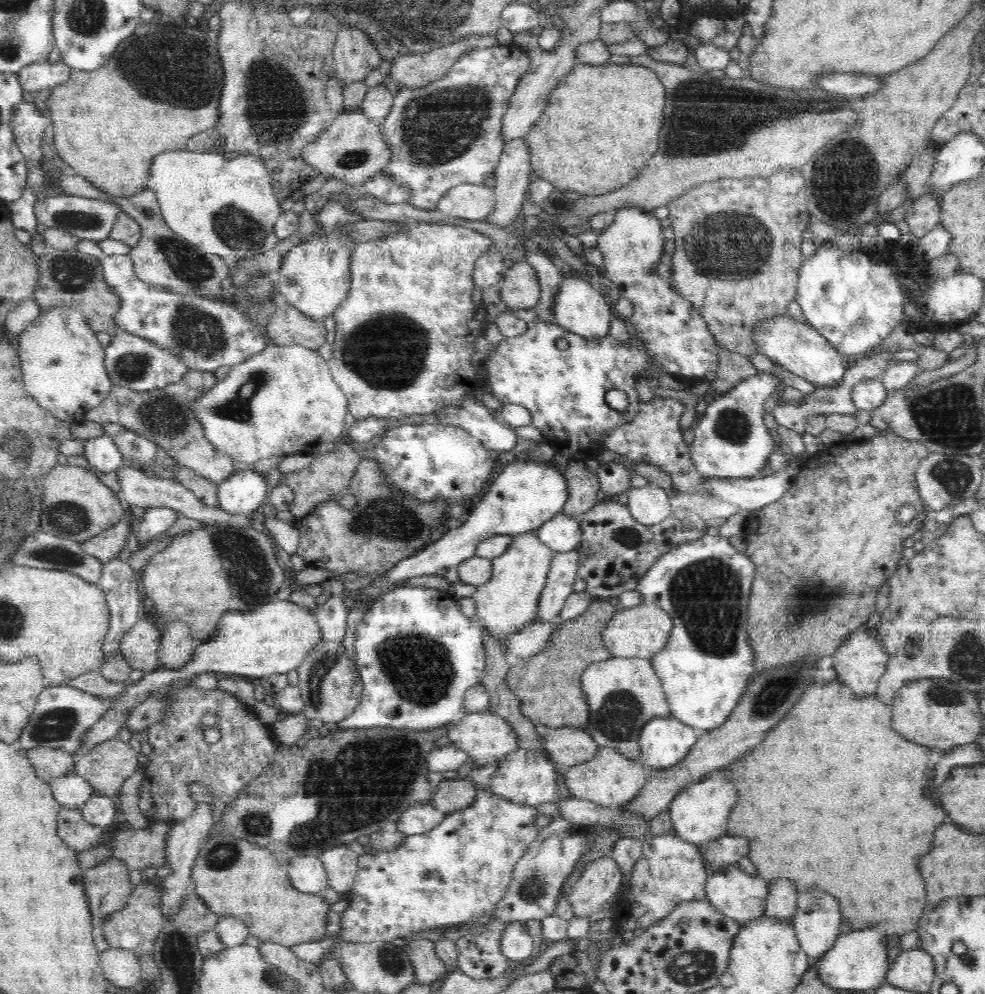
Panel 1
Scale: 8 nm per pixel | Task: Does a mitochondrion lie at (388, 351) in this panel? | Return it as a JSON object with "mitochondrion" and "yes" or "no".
{"mitochondrion":"yes"}

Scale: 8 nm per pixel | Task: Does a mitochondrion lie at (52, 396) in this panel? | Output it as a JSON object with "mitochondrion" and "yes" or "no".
{"mitochondrion":"no"}

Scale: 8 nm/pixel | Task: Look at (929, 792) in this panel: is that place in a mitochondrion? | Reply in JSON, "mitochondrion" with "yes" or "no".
{"mitochondrion":"no"}

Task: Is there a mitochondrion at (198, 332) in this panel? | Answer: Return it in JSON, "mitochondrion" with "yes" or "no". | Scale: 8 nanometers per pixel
{"mitochondrion":"yes"}

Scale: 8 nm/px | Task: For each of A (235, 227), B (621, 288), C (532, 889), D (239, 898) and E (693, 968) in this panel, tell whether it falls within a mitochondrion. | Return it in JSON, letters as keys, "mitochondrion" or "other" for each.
{"A":"mitochondrion","B":"other","C":"mitochondrion","D":"other","E":"mitochondrion"}

